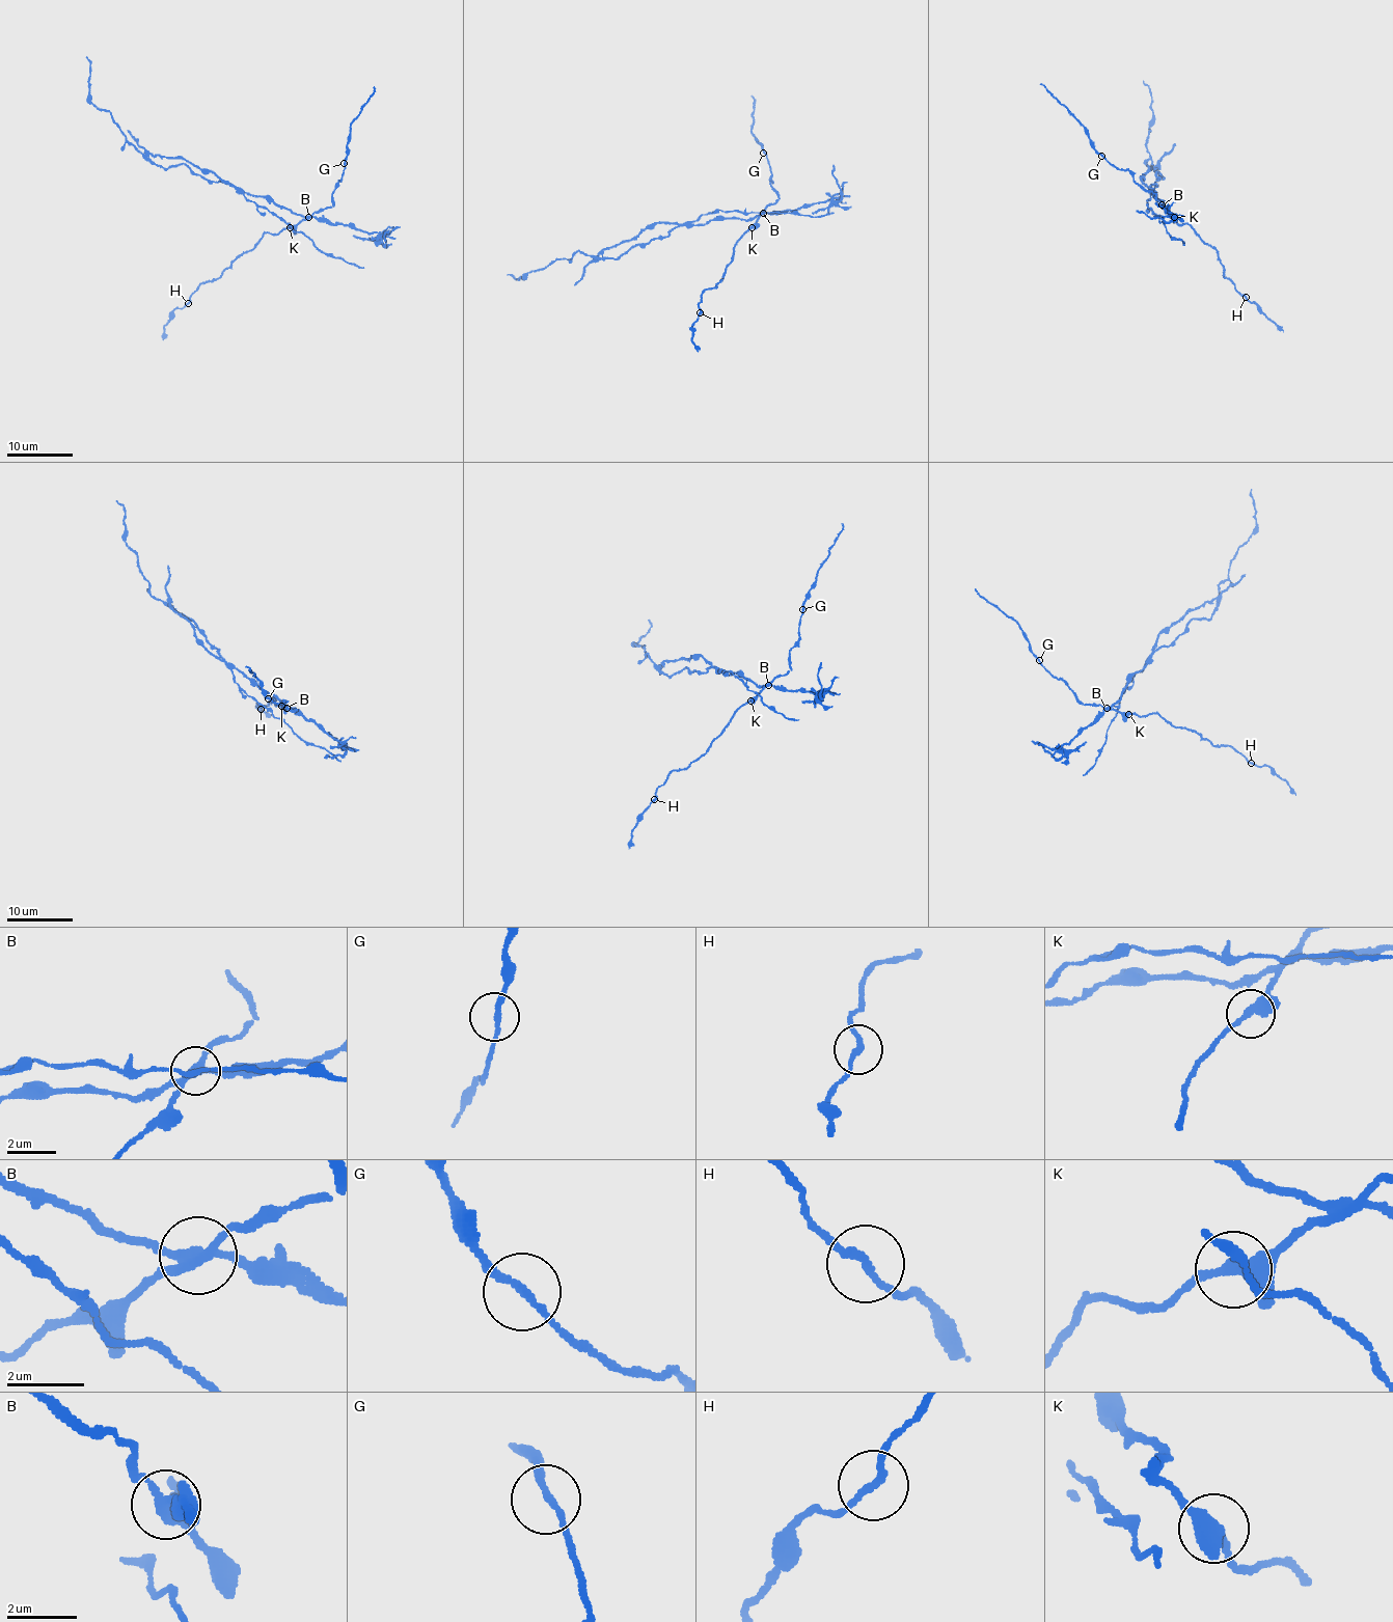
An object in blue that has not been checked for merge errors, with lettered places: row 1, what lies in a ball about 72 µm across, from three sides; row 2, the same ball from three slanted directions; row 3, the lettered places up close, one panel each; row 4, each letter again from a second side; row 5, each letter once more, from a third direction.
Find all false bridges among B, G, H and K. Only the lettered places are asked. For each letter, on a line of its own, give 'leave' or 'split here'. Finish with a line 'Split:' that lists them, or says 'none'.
B: split here
G: leave
H: split here
K: leave
Split: B, H

